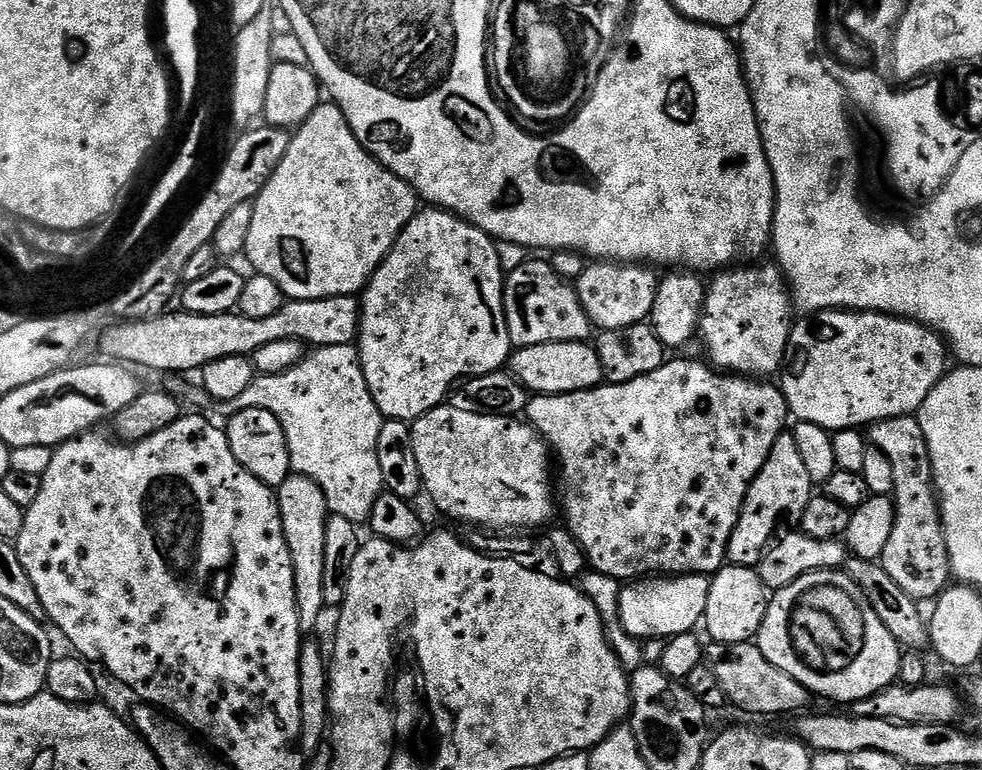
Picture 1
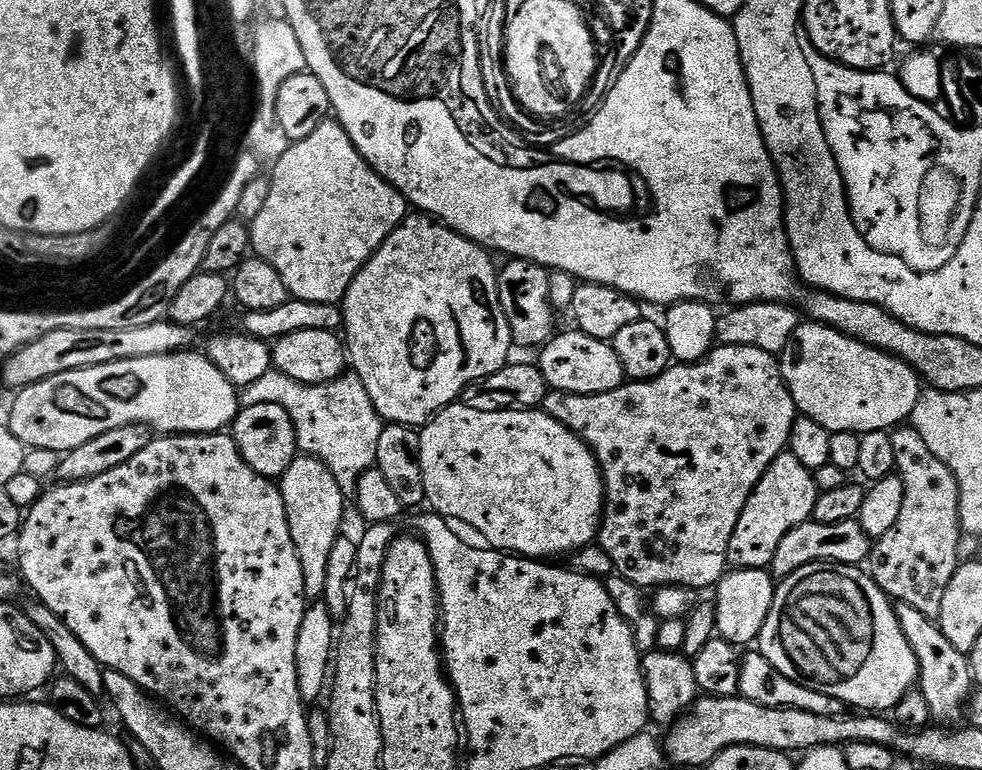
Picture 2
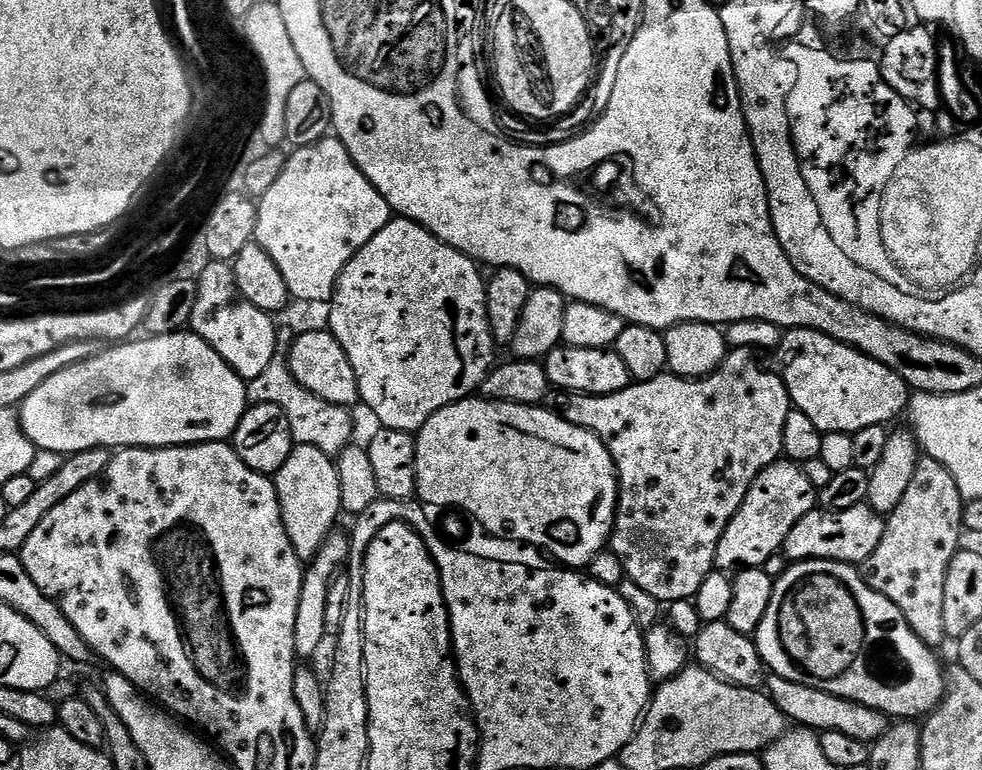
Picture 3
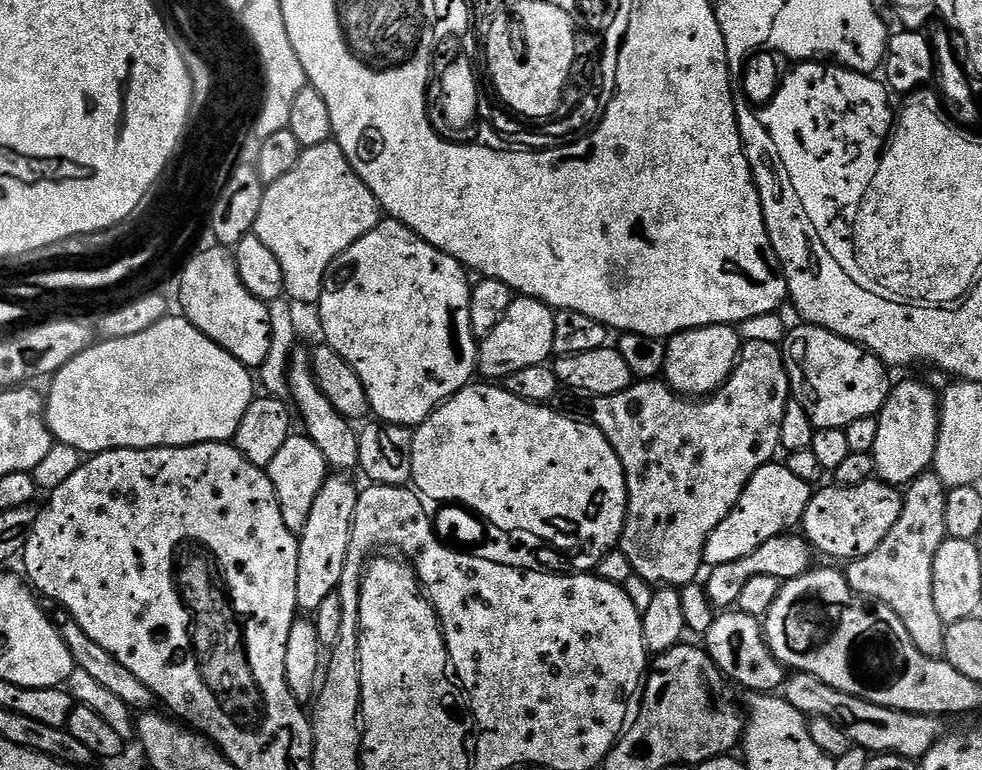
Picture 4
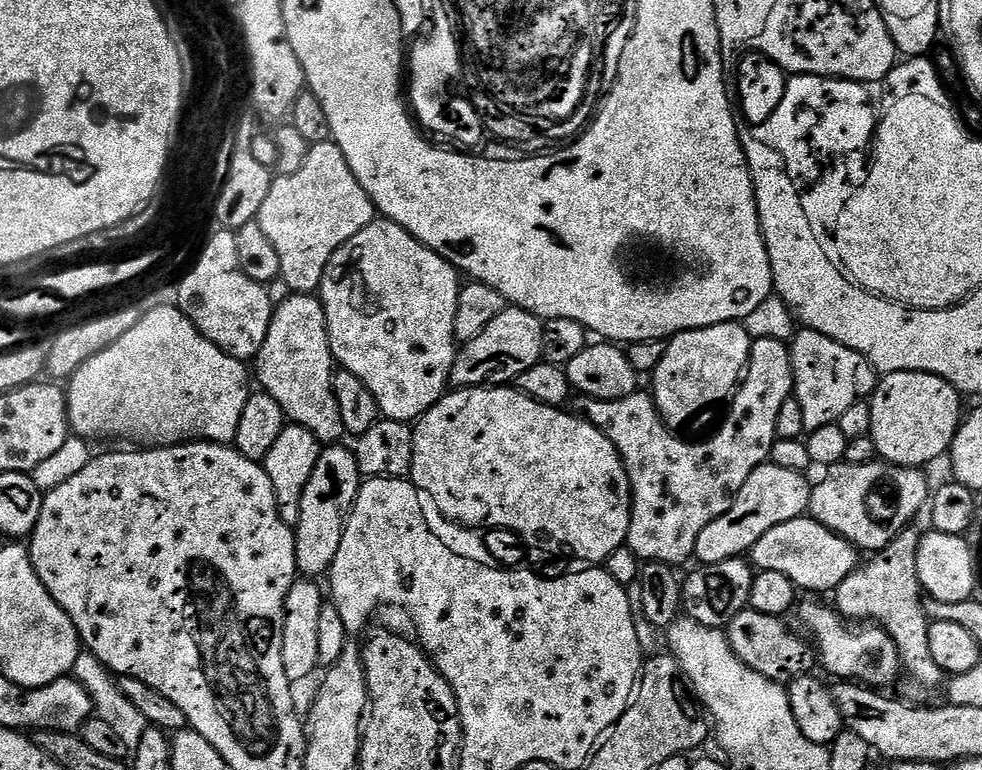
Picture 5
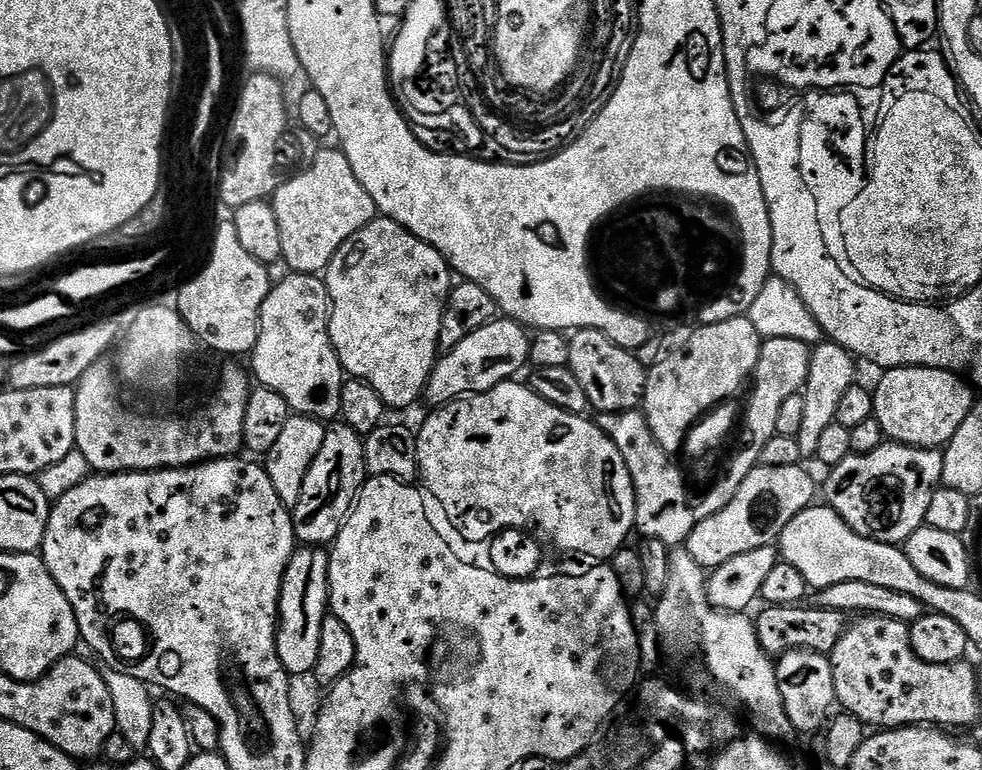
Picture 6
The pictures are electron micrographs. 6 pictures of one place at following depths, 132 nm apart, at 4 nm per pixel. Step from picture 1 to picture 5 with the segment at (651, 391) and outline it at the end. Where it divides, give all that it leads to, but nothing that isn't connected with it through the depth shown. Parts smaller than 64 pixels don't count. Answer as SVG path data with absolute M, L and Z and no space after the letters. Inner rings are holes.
M762 338L752 342L746 375L731 397L732 409L724 425L701 444L691 444L669 428L668 423L660 417L655 400L647 391L637 390L617 400L580 396L575 401L575 411L583 419L589 420L616 447L620 461L624 463L628 485L632 487L632 521L626 547L641 562L681 566L695 557L698 534L702 534L710 522L722 518L722 514L730 510L742 486L746 486L746 478L750 478L758 466L769 463L772 448L777 442L778 413L782 411L782 402L789 400L793 392L791 347L782 340Z

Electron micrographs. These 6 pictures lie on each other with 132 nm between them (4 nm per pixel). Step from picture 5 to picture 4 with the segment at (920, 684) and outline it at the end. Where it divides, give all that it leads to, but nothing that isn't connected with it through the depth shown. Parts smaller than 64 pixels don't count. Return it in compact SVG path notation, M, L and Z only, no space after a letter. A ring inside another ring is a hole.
M929 470L907 485L903 497L902 514L898 514L894 530L890 530L870 554L847 565L848 585L864 599L890 606L890 610L902 618L906 634L914 638L914 646L918 646L922 654L938 660L946 650L946 625L938 615L938 606L934 606L934 554L938 554L938 546L942 546L948 536L948 489L936 477L935 471Z

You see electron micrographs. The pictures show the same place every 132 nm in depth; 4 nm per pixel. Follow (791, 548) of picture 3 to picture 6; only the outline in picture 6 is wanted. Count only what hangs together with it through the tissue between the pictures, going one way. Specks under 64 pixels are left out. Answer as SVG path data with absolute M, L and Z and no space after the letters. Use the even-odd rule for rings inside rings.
M886 442L878 446L878 450L870 450L870 454L853 454L838 462L827 473L828 481L825 484L823 481L822 496L828 499L825 500L827 507L833 508L858 534L874 538L878 542L900 546L910 538L910 534L914 534L914 530L925 527L930 498L942 484L943 465L943 451Z

